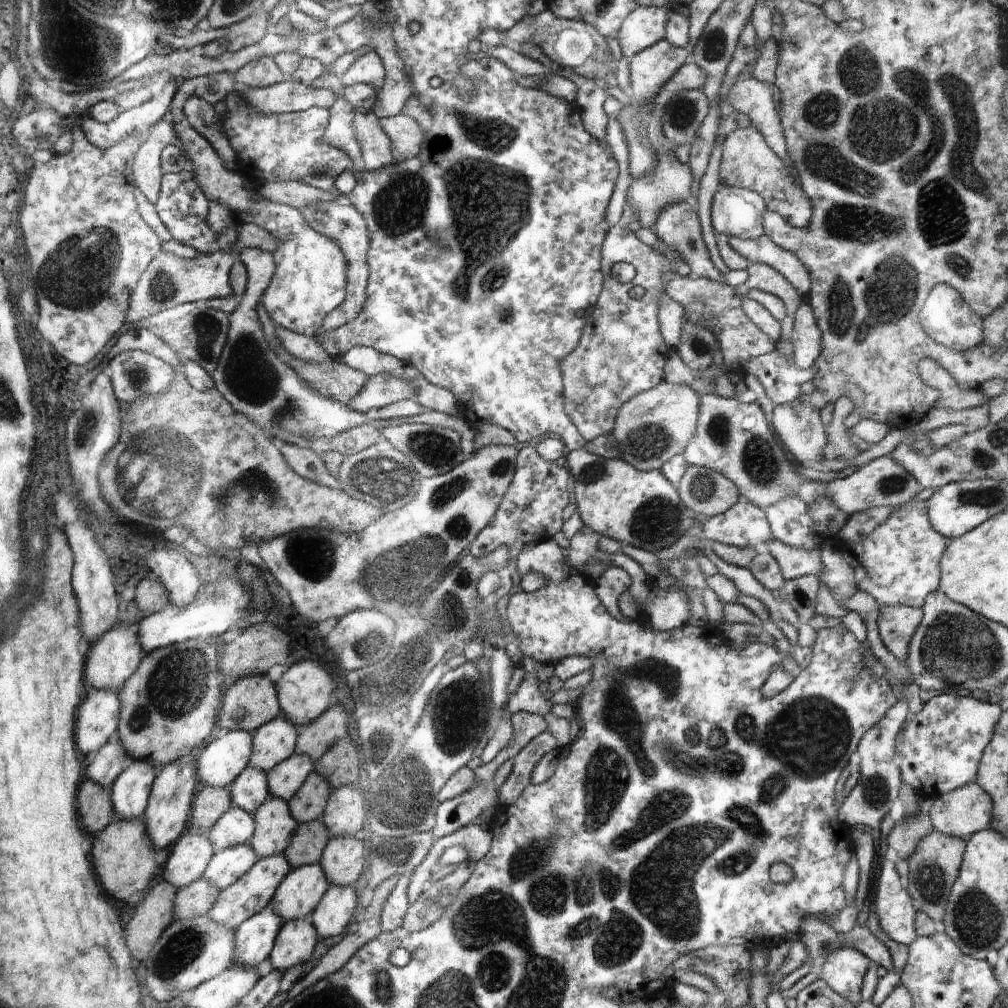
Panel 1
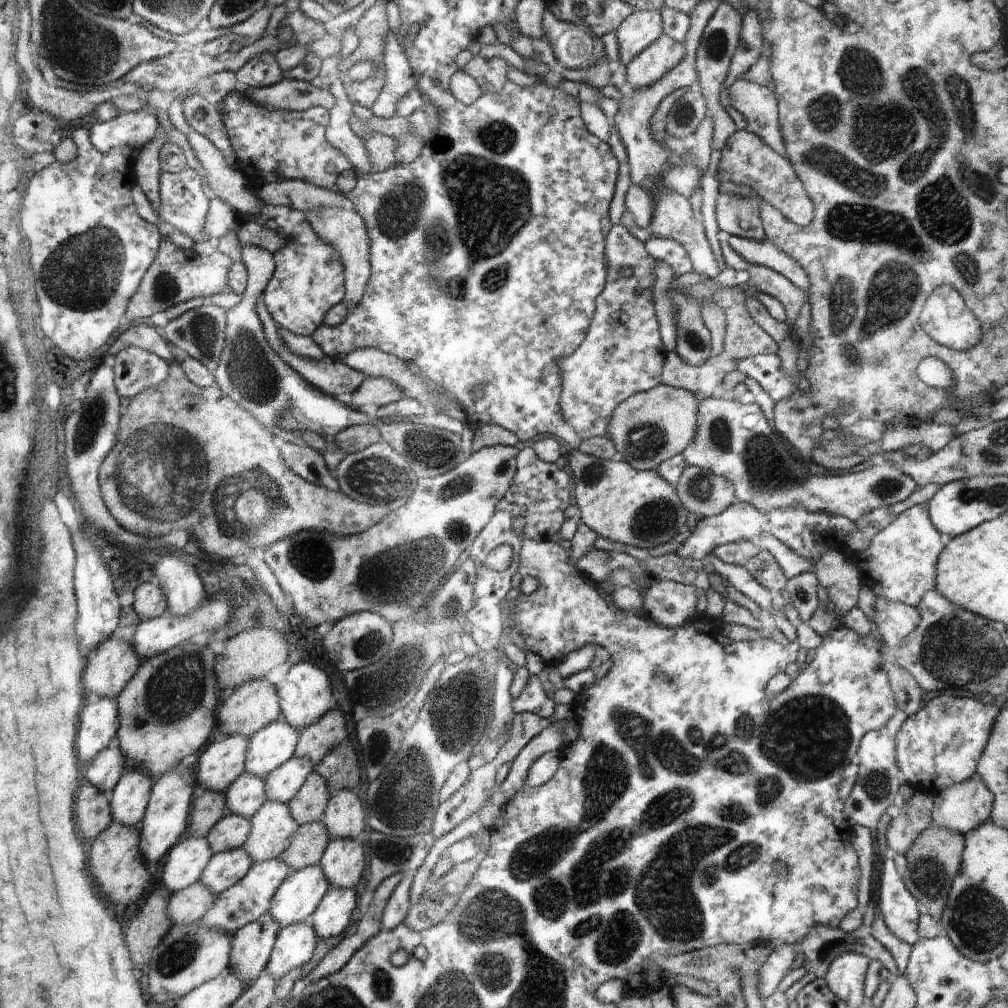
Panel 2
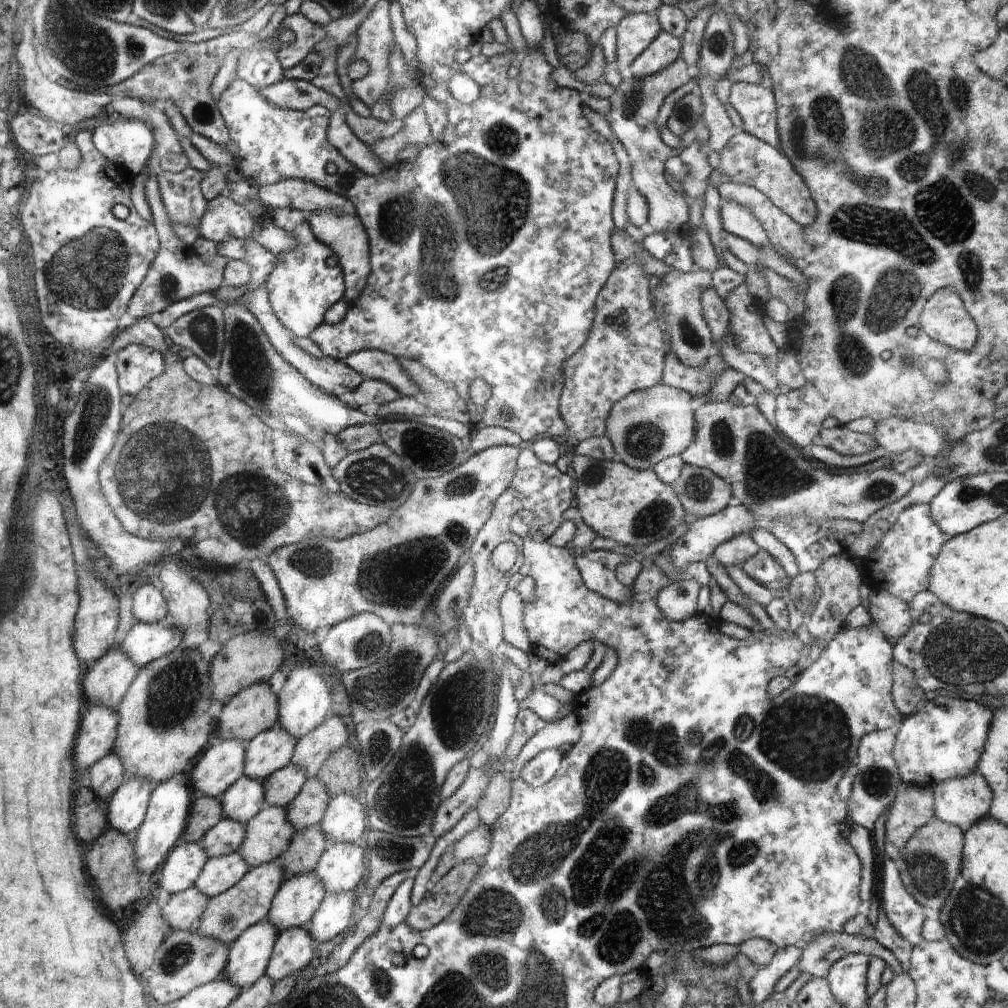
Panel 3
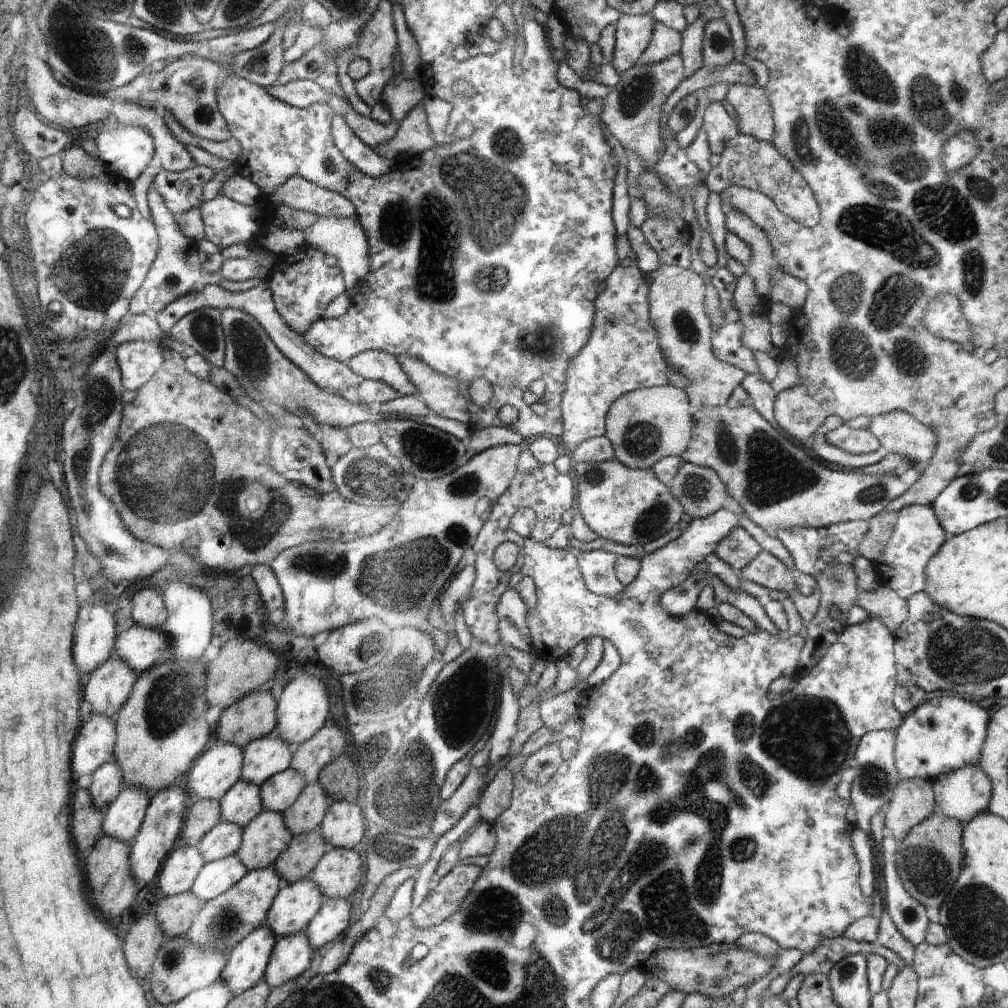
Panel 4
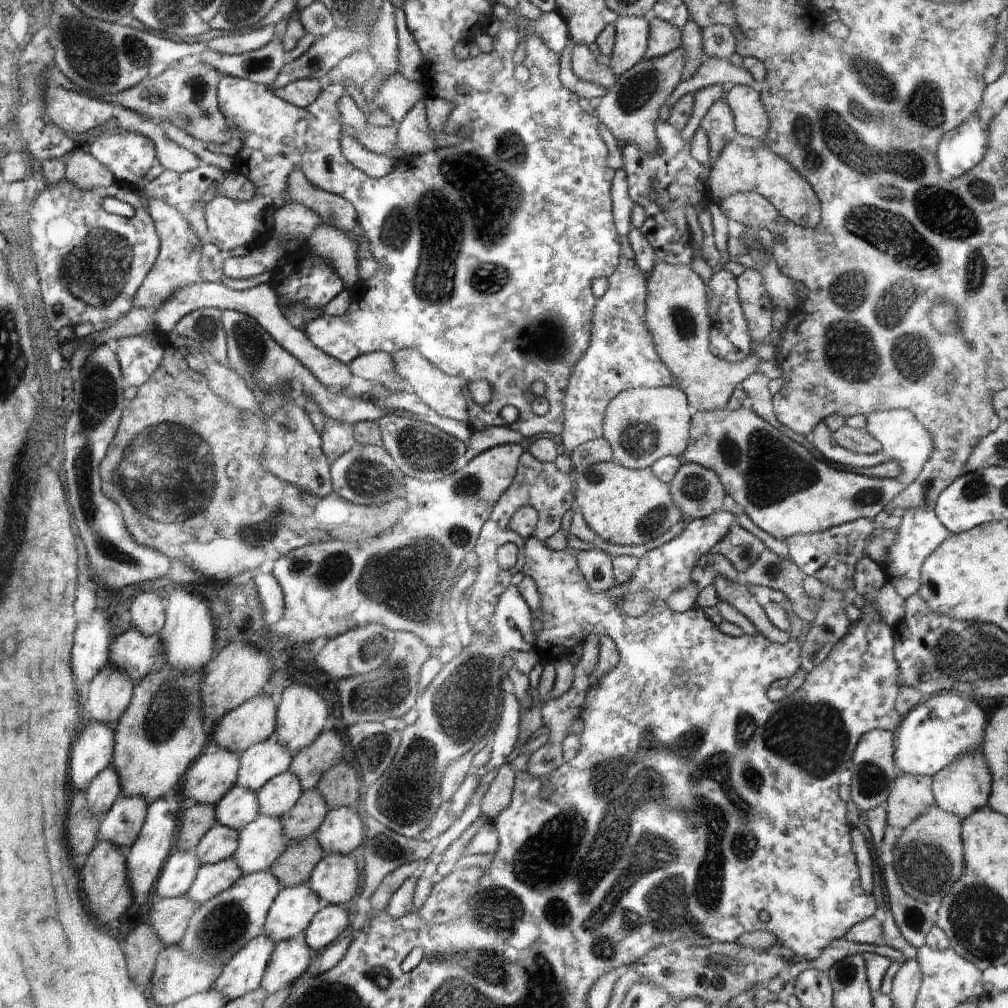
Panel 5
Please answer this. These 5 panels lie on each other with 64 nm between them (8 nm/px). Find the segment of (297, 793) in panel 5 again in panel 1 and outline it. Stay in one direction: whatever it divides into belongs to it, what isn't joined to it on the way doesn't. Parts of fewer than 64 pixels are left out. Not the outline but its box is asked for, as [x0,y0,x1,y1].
[266,752,316,802]

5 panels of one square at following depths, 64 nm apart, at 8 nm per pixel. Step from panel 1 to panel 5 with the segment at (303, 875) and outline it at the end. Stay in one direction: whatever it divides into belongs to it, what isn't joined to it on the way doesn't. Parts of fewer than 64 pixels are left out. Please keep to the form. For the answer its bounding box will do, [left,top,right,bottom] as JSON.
[266,883,326,942]

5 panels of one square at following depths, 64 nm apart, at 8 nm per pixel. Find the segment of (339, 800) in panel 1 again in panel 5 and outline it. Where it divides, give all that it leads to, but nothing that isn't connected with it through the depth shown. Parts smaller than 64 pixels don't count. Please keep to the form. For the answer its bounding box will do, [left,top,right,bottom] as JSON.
[316,806,364,854]

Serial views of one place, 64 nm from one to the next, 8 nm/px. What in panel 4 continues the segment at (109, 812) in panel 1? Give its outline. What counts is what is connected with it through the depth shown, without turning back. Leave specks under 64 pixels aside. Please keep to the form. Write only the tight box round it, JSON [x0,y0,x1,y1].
[74,788,106,850]

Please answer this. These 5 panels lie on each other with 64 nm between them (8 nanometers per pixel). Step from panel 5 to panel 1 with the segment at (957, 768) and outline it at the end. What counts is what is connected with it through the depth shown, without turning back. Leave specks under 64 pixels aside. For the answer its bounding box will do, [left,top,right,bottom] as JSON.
[929,782,993,840]

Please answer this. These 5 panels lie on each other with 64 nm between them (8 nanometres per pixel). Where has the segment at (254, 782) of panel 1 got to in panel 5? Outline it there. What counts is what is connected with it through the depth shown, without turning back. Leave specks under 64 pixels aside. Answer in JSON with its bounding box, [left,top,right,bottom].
[218,785,261,831]

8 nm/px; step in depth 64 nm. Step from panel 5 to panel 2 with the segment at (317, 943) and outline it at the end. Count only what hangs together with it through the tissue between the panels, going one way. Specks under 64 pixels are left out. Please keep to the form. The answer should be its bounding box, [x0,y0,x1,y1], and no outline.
[309,889,356,938]

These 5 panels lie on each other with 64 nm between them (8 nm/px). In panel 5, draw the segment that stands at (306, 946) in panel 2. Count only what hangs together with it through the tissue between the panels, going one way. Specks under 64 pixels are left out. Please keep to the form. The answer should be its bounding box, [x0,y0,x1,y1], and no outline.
[262,940,310,996]

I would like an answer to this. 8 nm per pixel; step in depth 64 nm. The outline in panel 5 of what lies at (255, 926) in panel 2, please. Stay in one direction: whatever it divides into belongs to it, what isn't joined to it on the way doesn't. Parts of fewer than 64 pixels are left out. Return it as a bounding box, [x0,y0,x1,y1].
[214,936,274,1005]

